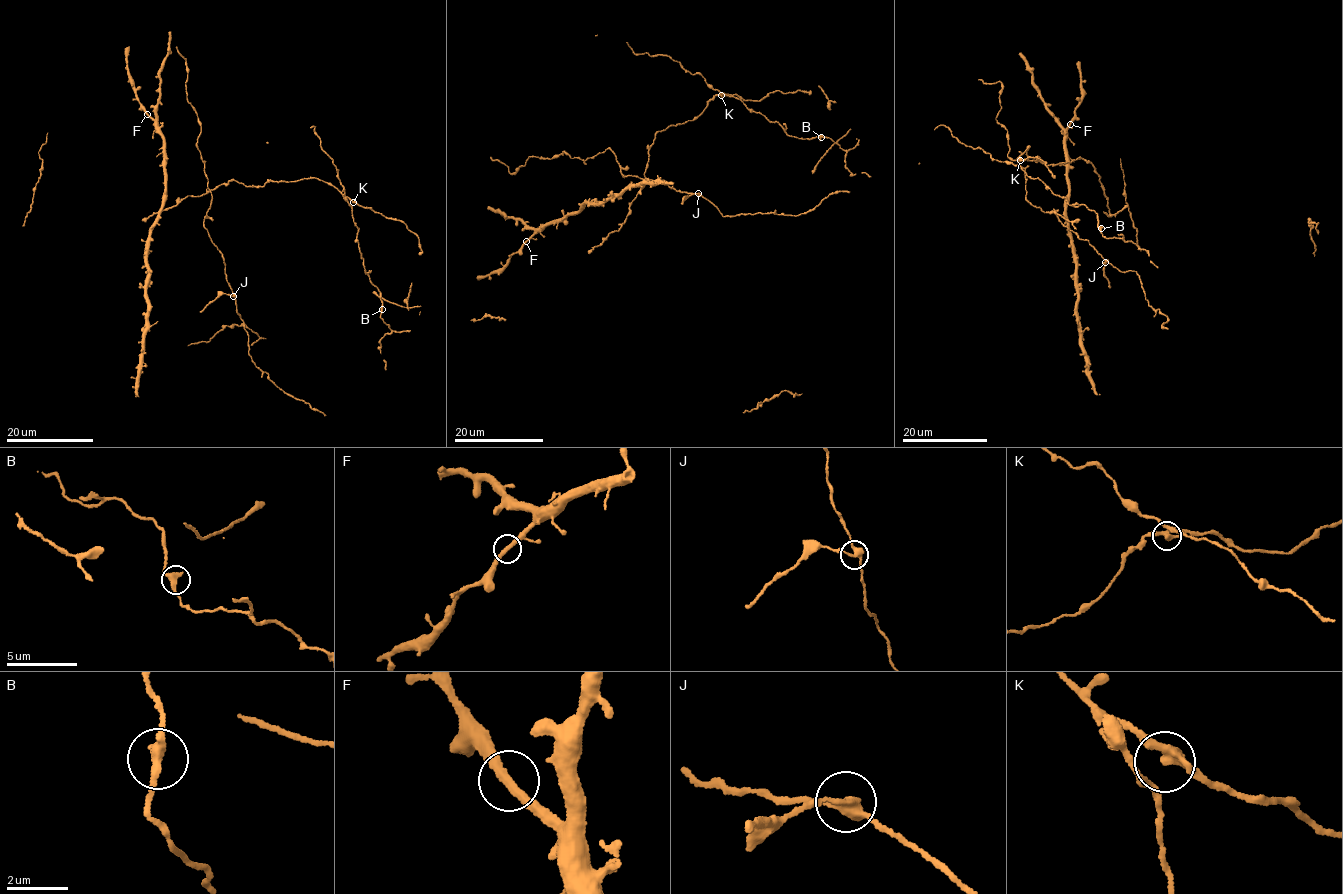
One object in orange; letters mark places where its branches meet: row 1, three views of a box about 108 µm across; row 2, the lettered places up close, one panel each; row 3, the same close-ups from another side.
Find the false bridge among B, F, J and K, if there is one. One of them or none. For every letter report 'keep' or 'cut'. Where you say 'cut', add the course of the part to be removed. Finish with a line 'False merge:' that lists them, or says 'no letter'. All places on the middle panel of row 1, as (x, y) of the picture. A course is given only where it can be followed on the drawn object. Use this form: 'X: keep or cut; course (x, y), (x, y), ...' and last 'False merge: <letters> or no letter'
B: keep
F: keep
J: cut; course (698, 193), (687, 196), (682, 204)
K: keep
False merge: J

